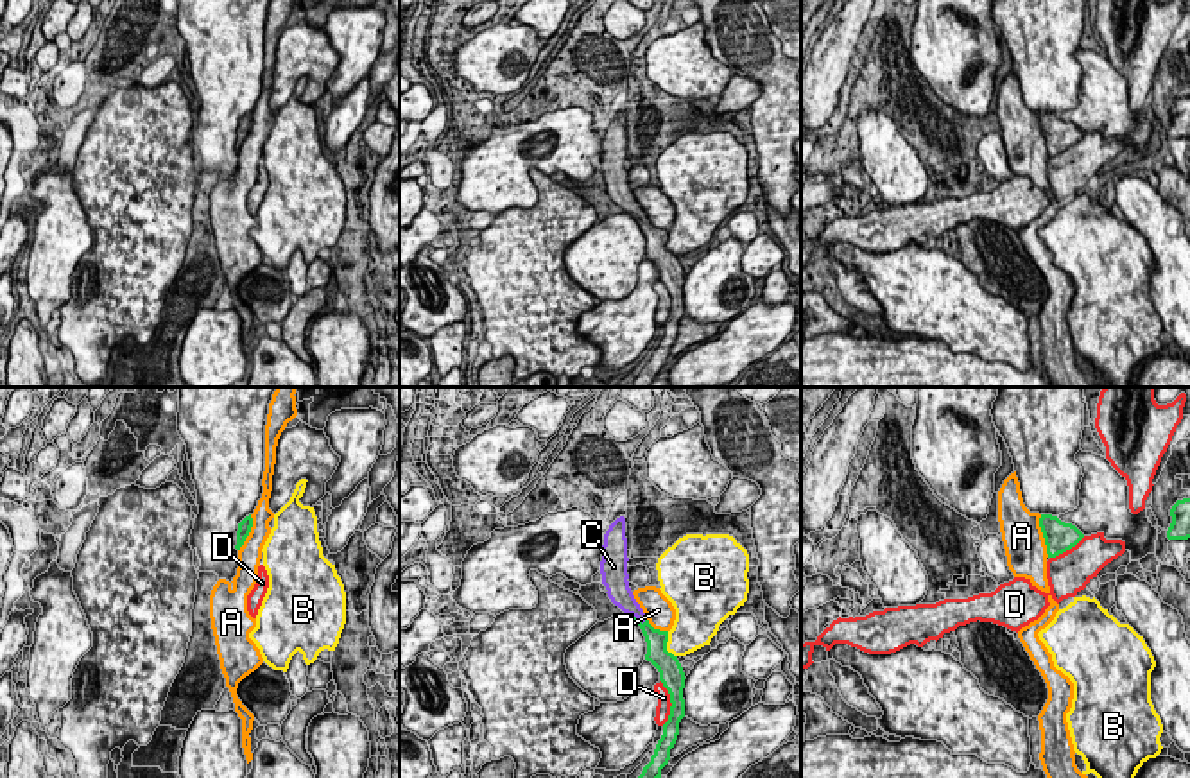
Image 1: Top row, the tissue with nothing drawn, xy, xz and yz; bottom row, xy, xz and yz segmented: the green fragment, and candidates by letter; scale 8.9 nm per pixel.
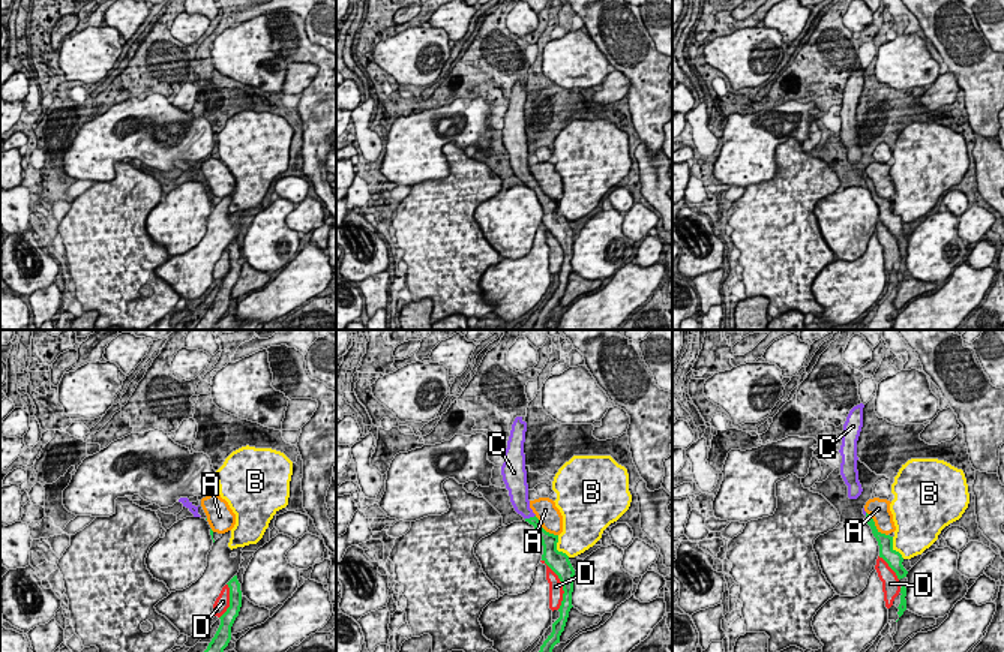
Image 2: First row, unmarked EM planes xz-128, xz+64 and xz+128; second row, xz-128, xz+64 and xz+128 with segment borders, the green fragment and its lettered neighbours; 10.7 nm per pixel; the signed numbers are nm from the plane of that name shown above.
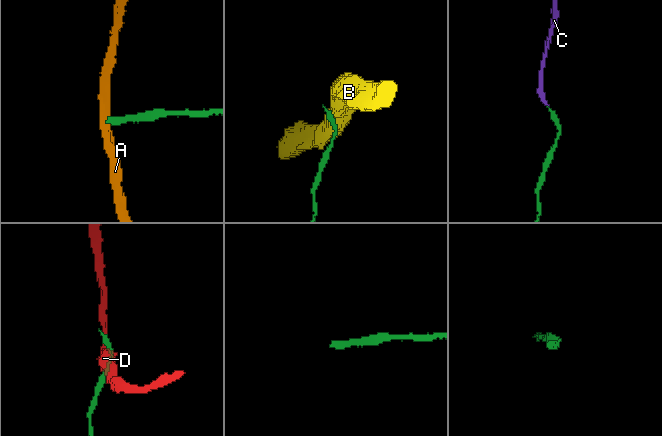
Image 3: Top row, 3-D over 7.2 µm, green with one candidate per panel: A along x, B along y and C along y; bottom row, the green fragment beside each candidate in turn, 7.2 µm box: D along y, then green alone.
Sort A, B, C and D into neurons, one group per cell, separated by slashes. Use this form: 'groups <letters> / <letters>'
groups A / B / C / D

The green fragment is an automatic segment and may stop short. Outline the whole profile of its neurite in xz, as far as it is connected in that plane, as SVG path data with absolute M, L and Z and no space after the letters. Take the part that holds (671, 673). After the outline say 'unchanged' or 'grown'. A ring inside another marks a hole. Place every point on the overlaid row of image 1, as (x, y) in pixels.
M617 518L604 534L600 574L606 593L615 606L624 613L631 615L640 626L645 642L647 654L645 660L651 661L658 672L660 681L670 694L670 715L663 724L663 735L656 744L651 762L643 767L638 778L661 778L661 769L670 760L670 749L674 748L679 735L679 722L685 717L685 672L683 667L672 653L667 651L668 631L654 629L640 604L636 602L629 588L627 574L627 538L625 538L625 518Z; grown

